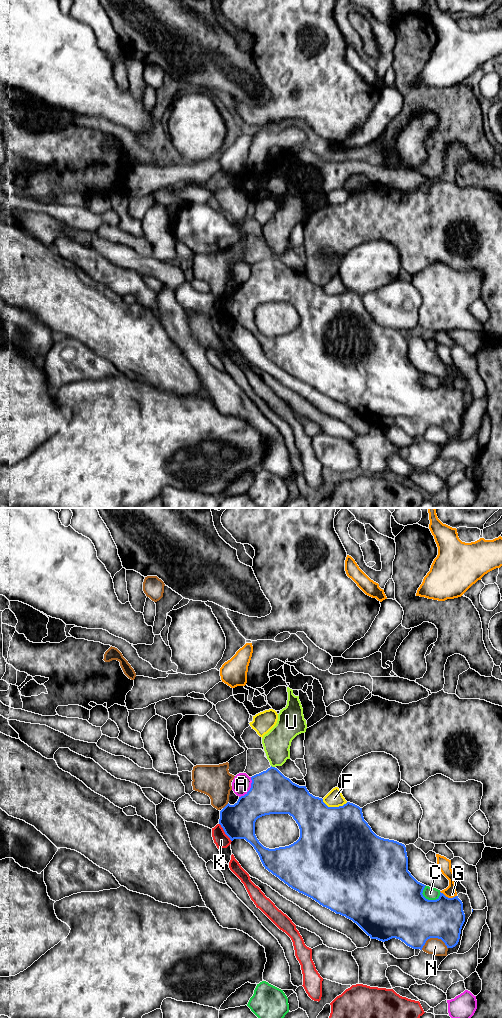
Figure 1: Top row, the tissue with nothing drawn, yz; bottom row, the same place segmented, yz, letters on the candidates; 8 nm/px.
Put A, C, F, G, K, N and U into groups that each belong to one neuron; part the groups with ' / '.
A / C / F / G / K / N / U

